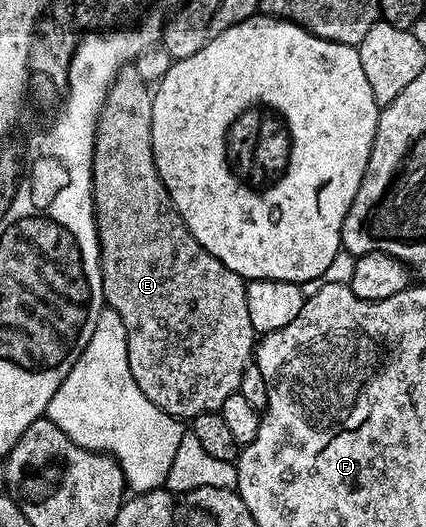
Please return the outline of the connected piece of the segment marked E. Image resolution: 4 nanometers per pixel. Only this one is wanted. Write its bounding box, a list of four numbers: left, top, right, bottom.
[91,63,257,418]

